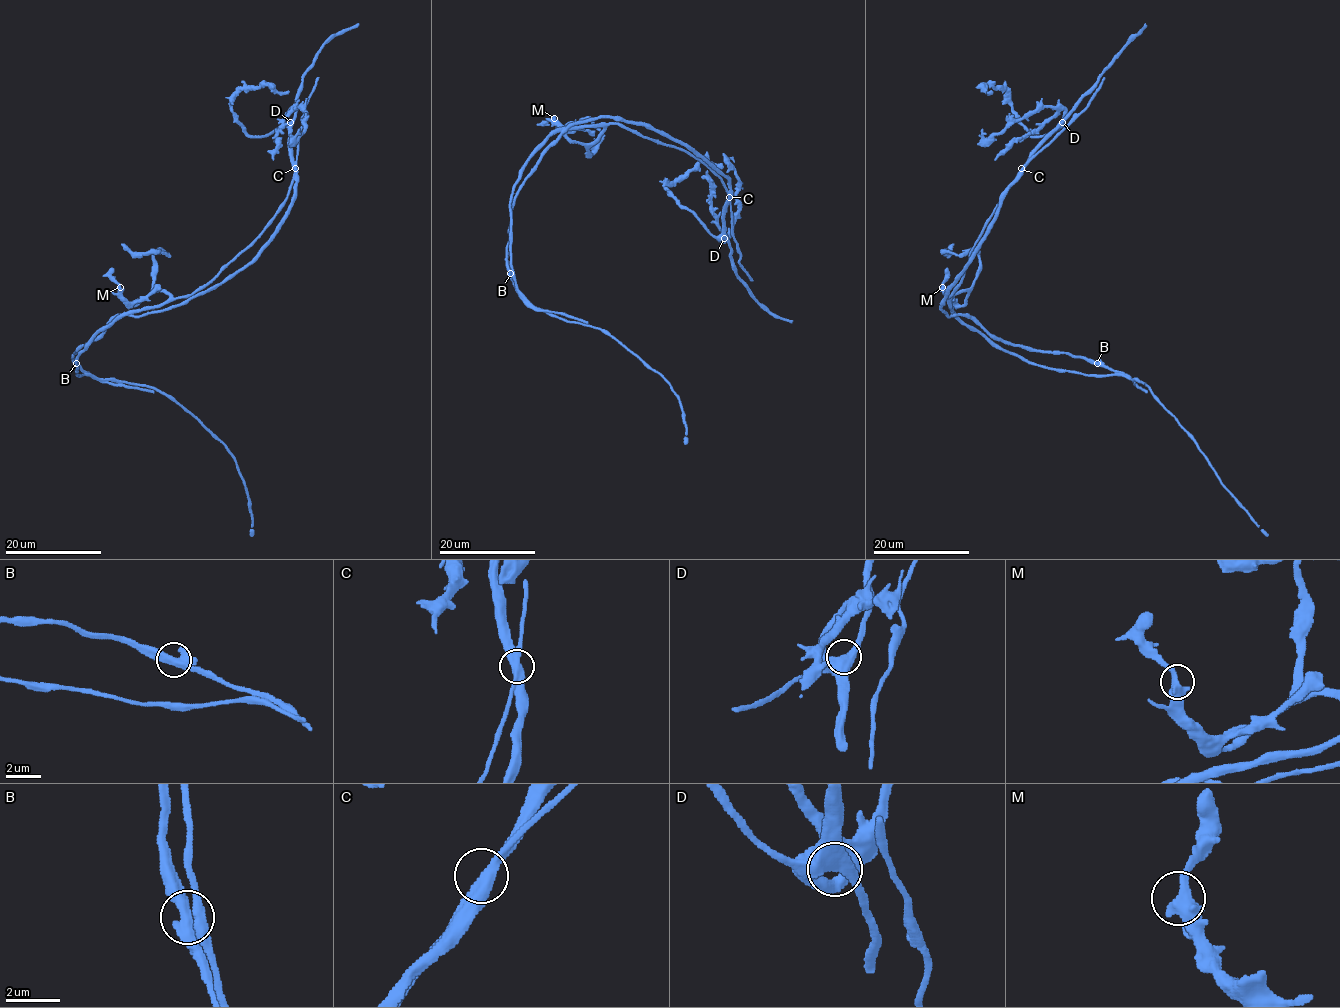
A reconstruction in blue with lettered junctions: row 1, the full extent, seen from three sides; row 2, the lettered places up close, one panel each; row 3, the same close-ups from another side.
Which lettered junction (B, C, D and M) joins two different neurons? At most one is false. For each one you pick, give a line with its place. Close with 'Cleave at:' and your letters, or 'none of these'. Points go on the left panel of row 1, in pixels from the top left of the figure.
C: place (295, 168)
Cleave at: C

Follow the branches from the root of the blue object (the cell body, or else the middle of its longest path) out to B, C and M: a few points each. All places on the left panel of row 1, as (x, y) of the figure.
B: (122, 315), (117, 315), (97, 338), (73, 354), (72, 358), (77, 363)
C: (122, 315), (157, 308), (207, 285), (274, 215), (289, 193), (295, 169)
M: (122, 315), (157, 308), (169, 296), (162, 291), (150, 292), (132, 305), (121, 294), (120, 287)

